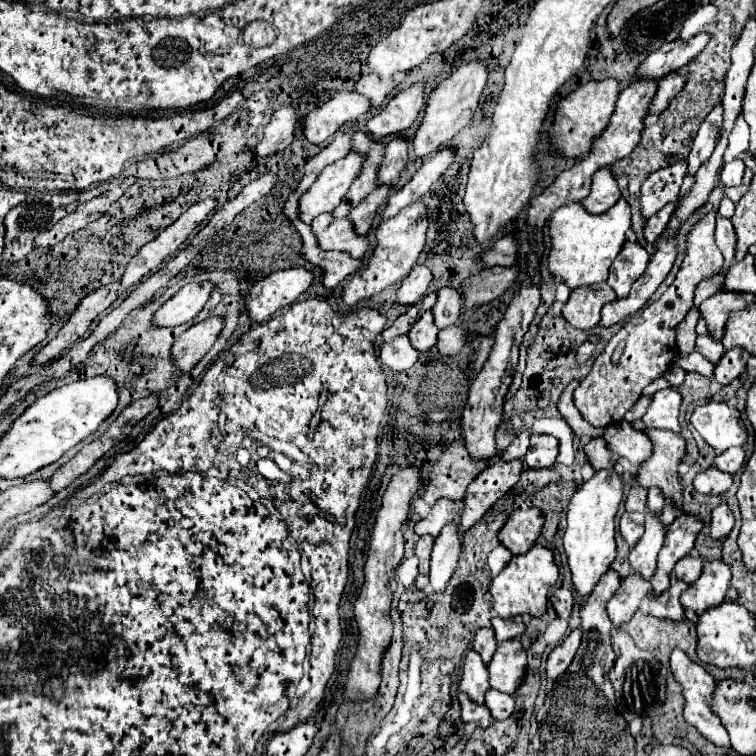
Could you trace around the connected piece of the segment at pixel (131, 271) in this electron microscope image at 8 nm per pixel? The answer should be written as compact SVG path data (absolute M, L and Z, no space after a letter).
M215 197L191 205L173 225L163 229L151 243L141 247L141 251L135 255L135 259L129 261L121 277L119 293L125 293L129 287L139 283L145 275L157 271L159 265L167 257L171 257L189 239L189 235L215 211L215 205L217 205Z

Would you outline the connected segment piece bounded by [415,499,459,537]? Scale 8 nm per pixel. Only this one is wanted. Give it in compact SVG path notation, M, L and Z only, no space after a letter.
M439 499L439 501L433 505L431 513L415 525L415 533L417 533L417 535L433 535L433 537L437 537L439 531L441 531L447 523L453 523L453 521L457 519L457 515L459 515L459 507L457 507L453 501L449 501L449 499Z

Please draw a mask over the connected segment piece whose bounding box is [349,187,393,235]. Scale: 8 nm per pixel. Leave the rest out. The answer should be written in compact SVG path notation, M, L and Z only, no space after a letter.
M377 187L373 193L369 193L351 213L349 213L349 219L355 223L355 229L357 233L365 235L371 225L373 225L373 219L377 215L377 209L387 201L387 197L393 193L393 187Z

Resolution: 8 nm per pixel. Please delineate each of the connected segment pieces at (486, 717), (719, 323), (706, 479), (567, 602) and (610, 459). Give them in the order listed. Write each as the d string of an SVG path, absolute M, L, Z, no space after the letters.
M459 693L459 703L461 703L461 717L465 723L475 723L483 729L491 725L491 713L487 711L485 705L471 703L469 695L463 695L463 693Z
M723 291L709 299L705 299L699 305L699 311L703 319L707 321L709 333L715 339L723 337L723 327L727 325L727 315L731 311L743 311L747 303L755 303L755 295L739 295L737 291Z
M709 467L707 471L699 473L695 479L693 479L693 485L699 493L705 493L705 495L721 495L725 491L729 491L729 487L733 485L733 477L715 469L715 467Z
M557 589L551 597L551 603L553 603L553 609L557 611L557 615L561 619L569 619L571 617L571 609L573 609L573 595L569 589Z
M595 437L589 439L589 443L585 443L585 453L589 463L599 471L599 469L613 469L619 455L607 449L607 443L603 437Z

